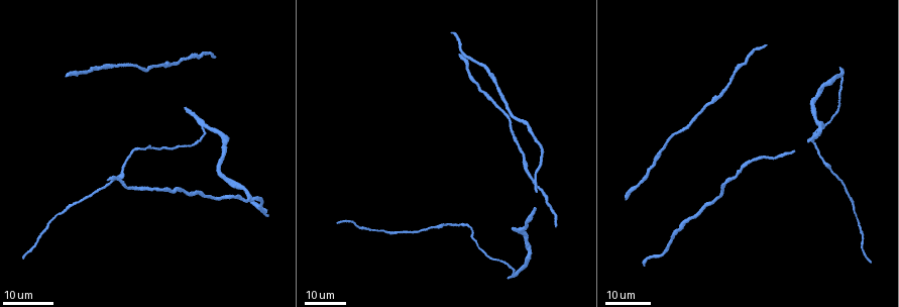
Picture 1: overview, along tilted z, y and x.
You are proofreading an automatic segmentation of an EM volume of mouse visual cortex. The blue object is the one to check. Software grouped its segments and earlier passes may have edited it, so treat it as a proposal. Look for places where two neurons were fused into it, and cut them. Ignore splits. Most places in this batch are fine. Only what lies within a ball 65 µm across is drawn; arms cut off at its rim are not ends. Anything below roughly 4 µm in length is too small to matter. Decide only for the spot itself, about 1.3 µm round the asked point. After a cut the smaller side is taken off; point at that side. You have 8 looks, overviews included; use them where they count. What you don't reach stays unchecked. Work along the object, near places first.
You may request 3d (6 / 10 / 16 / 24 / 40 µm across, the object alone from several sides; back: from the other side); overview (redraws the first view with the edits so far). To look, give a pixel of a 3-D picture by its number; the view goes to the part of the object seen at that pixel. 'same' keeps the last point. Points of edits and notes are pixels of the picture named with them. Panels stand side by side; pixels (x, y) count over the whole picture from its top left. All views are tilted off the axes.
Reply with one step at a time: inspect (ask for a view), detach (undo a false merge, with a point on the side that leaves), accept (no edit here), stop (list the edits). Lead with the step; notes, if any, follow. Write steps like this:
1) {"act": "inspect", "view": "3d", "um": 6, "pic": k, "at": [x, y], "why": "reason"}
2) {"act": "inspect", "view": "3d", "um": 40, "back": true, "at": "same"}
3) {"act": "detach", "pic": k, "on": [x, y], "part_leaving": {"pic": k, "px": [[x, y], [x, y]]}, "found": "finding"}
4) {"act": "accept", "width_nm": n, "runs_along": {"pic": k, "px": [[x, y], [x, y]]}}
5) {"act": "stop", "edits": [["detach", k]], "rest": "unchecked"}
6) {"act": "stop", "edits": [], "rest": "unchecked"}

{"act": "inspect", "view": "3d", "um": 16, "pic": 1, "at": [854, 208], "why": "calibre changes"}

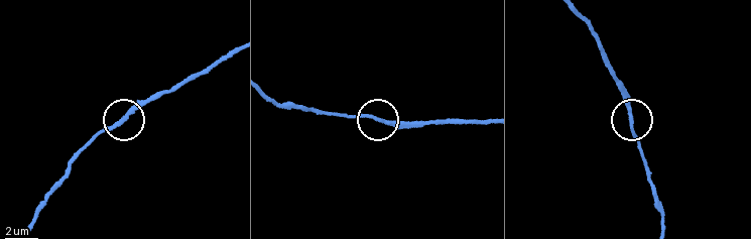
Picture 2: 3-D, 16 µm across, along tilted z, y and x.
{"act": "inspect", "view": "3d", "um": 10, "pic": 2, "at": [632, 119]}

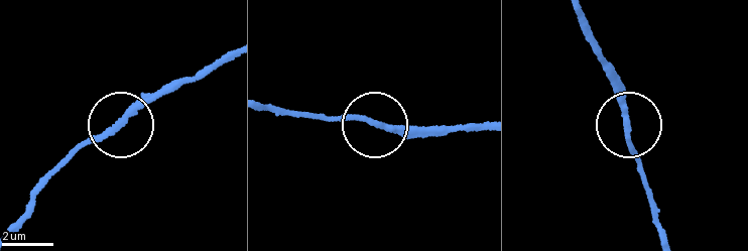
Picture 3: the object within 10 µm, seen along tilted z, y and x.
{"act": "accept", "runs_along": {"pic": 3, "px": [[231, 53], [146, 96], [54, 168]]}, "found": "one neuron here"}

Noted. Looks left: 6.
{"act": "inspect", "view": "3d", "um": 24, "pic": 1, "at": [436, 225], "why": "thick turns thin"}

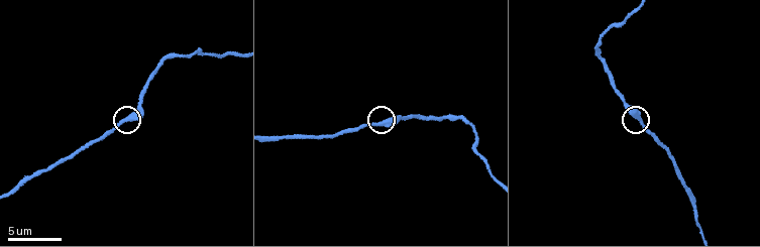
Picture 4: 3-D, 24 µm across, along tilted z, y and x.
{"act": "inspect", "view": "3d", "um": 10, "pic": 4, "at": [382, 126], "why": "closer look"}

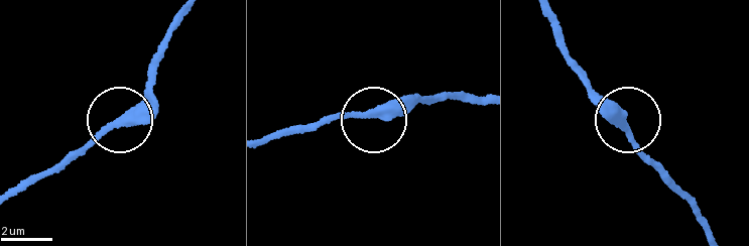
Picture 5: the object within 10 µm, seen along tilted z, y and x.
{"act": "accept", "runs_along": {"pic": 5, "px": [[484, 95], [440, 92], [377, 115], [307, 124]]}, "found": "all the same neuron"}

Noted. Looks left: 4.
{"act": "inspect", "view": "3d", "um": 16, "pic": 4, "at": [465, 122], "why": "sudden change in width"}

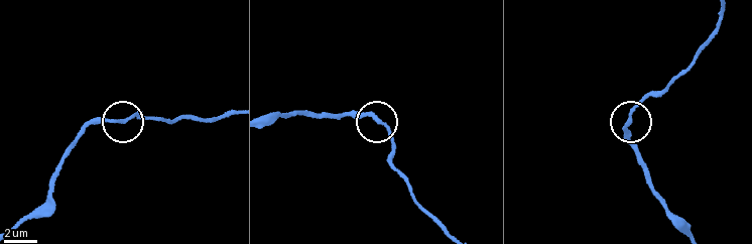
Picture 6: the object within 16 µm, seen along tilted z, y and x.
{"act": "accept", "runs_along": {"pic": 6, "px": [[232, 112], [174, 120], [138, 112], [83, 125]]}, "found": "continuous, no second neuron"}

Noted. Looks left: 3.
{"act": "inspect", "view": "3d", "um": 24, "pic": 1, "at": [222, 163]}

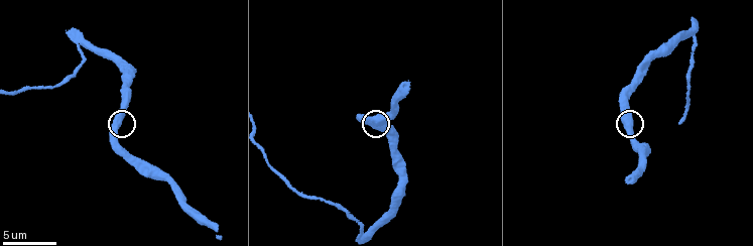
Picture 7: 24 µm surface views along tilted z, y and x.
{"act": "inspect", "view": "3d", "um": 6, "pic": 7, "at": [625, 126]}

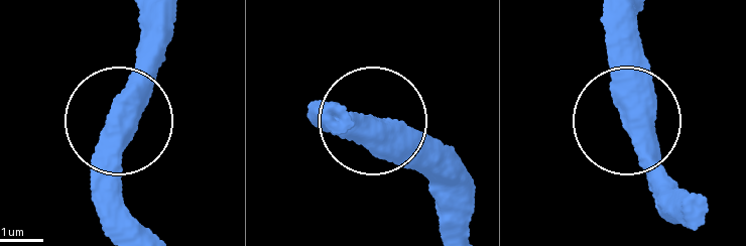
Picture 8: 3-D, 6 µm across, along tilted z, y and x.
{"act": "accept", "runs_along": {"pic": 8, "px": [[117, 111], [123, 230]]}, "found": "all the same neuron"}

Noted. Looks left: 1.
{"act": "stop", "edits": [], "rest": "unchecked"}

